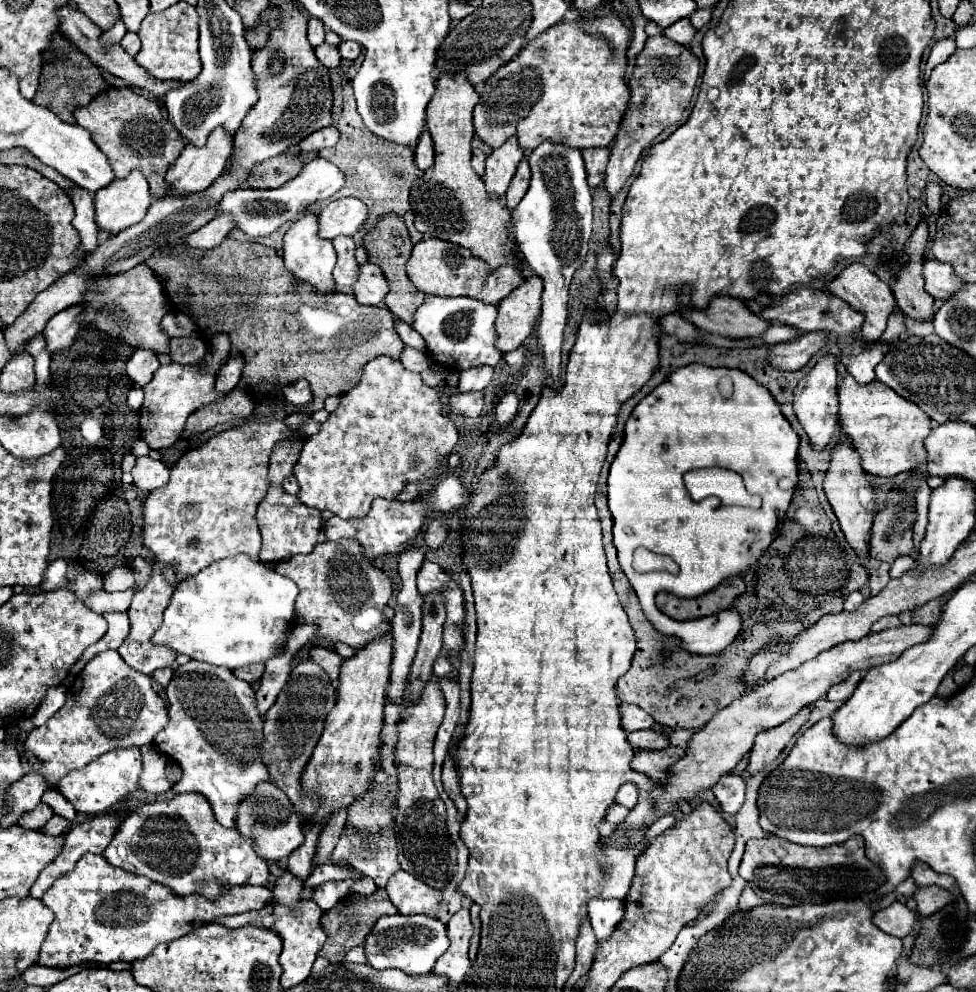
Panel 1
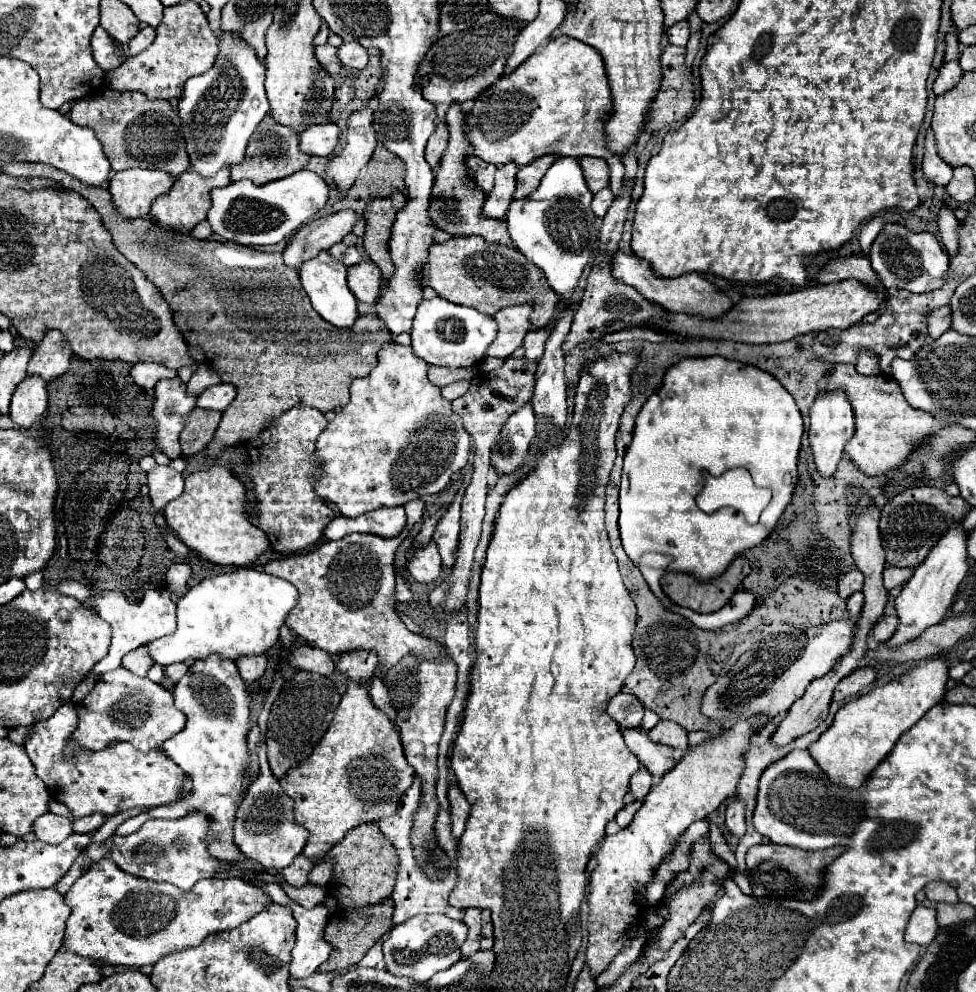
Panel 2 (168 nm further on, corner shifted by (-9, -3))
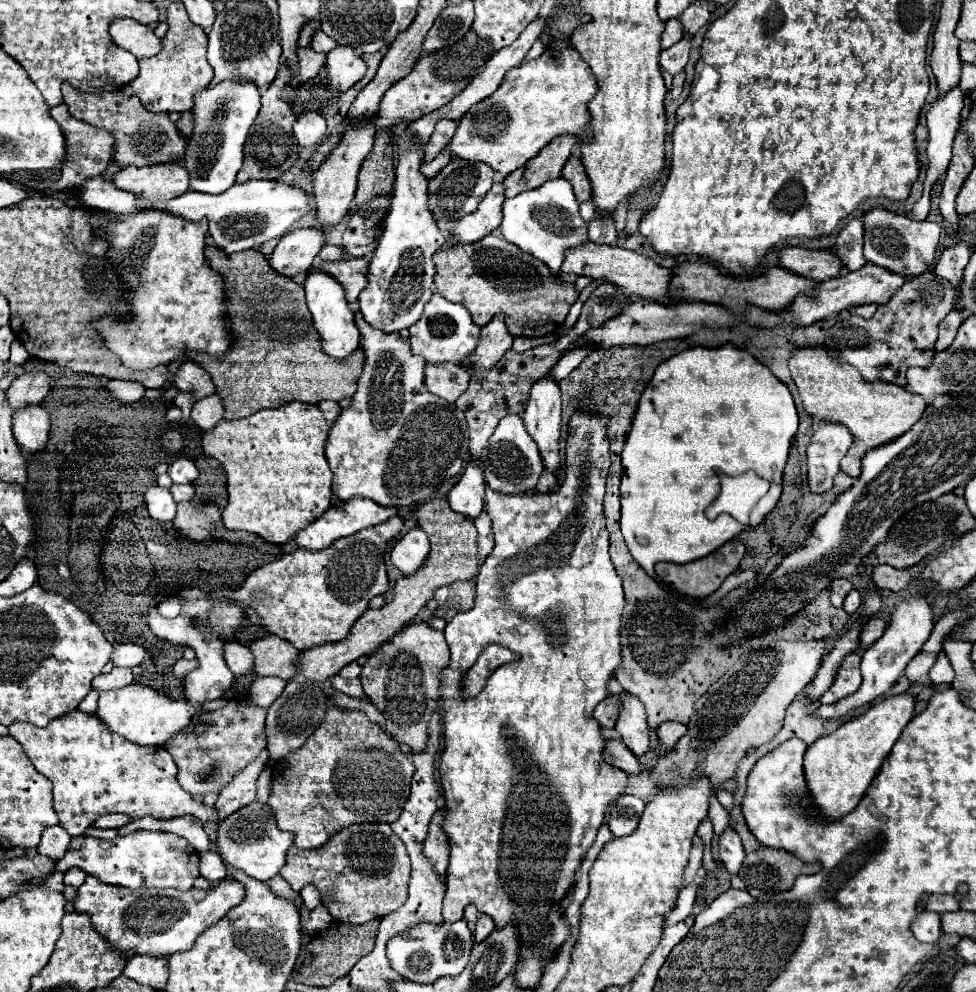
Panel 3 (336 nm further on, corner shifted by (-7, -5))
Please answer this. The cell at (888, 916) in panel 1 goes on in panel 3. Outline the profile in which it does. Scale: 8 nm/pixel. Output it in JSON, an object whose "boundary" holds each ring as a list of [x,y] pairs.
{"boundary":[[[923,910],[917,914],[917,918],[911,924],[911,932],[919,942],[931,942],[935,944],[941,936],[941,920],[939,914]]]}

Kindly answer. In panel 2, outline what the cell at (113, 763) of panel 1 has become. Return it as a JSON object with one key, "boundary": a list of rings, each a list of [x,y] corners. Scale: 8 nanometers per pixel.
{"boundary":[[[69,702],[61,706],[49,720],[41,720],[31,726],[25,750],[37,768],[37,776],[45,782],[51,792],[51,798],[65,804],[73,818],[83,818],[93,812],[107,816],[119,814],[129,808],[155,808],[173,804],[181,798],[185,772],[167,758],[161,748],[141,752],[127,742],[115,742],[105,750],[93,752],[73,744],[73,756],[65,758],[67,740],[77,730],[77,710]]]}

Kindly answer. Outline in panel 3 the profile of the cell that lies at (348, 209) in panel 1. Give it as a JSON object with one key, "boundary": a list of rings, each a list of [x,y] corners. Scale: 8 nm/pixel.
{"boundary":[[[299,228],[285,234],[269,256],[271,266],[289,278],[307,274],[315,256],[325,244],[325,232],[321,228]]]}

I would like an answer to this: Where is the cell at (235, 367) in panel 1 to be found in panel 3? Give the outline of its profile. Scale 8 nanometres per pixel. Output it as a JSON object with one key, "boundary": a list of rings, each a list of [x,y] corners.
{"boundary":[[[209,394],[195,402],[191,410],[191,420],[195,426],[199,426],[203,432],[211,430],[221,418],[223,418],[223,400],[217,394]]]}

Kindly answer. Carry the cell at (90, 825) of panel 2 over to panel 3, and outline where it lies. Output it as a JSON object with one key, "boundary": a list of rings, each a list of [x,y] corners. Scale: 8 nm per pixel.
{"boundary":[[[103,814],[93,822],[93,826],[95,828],[119,828],[123,824],[129,824],[129,822],[131,820],[127,816],[123,816],[123,814]]]}

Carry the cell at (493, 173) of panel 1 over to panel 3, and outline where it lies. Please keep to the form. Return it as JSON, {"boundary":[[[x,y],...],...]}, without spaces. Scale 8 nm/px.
{"boundary":[[[495,182],[491,192],[481,200],[479,208],[461,220],[457,220],[453,228],[453,236],[459,242],[477,242],[479,238],[487,236],[491,230],[495,230],[501,224],[501,204],[505,200],[505,184]]]}

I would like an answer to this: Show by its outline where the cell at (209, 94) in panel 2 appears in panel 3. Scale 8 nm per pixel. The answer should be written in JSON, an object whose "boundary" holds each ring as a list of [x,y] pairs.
{"boundary":[[[223,80],[195,92],[195,104],[191,110],[193,134],[187,138],[183,156],[191,178],[191,190],[219,194],[235,184],[235,176],[243,166],[243,142],[261,108],[259,100],[259,88],[251,80]]]}

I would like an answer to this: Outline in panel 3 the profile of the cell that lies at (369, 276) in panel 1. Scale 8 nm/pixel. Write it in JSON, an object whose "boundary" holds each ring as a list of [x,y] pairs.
{"boundary":[[[351,258],[341,262],[317,262],[313,268],[323,268],[335,276],[347,294],[349,302],[357,302],[361,290],[367,286],[367,274],[369,274],[369,262],[363,258]]]}

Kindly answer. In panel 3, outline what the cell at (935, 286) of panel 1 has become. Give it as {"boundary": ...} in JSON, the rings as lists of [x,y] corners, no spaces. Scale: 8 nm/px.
{"boundary":[[[873,208],[863,216],[865,222],[865,258],[871,264],[877,264],[889,272],[917,278],[927,272],[937,256],[941,228],[933,222],[913,222],[907,216],[897,216],[885,208]]]}

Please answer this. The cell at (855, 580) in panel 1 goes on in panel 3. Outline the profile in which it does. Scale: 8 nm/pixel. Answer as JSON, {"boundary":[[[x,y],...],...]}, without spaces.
{"boundary":[[[835,578],[831,582],[831,604],[833,606],[843,606],[843,600],[849,594],[851,588],[853,588],[851,580],[847,580],[847,578]]]}

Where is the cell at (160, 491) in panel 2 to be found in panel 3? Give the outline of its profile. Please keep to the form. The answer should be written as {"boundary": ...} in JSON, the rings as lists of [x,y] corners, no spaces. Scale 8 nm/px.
{"boundary":[[[171,484],[171,494],[175,498],[175,502],[183,502],[183,500],[191,500],[195,496],[195,490],[191,484]]]}

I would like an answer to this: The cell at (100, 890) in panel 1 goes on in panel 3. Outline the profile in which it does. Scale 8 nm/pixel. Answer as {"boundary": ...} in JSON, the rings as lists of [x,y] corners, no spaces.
{"boundary":[[[87,876],[85,882],[77,888],[77,896],[73,898],[73,912],[77,914],[87,914],[91,918],[91,926],[95,928],[97,934],[101,934],[117,952],[125,952],[127,956],[135,954],[147,954],[147,956],[159,956],[167,958],[175,952],[185,952],[191,950],[195,944],[197,936],[205,932],[209,926],[217,924],[231,908],[235,908],[241,900],[245,898],[245,888],[237,880],[221,880],[213,884],[207,890],[191,888],[191,890],[175,890],[175,888],[139,888],[139,890],[129,890],[123,886],[115,884],[105,884],[97,880],[95,876]]]}

